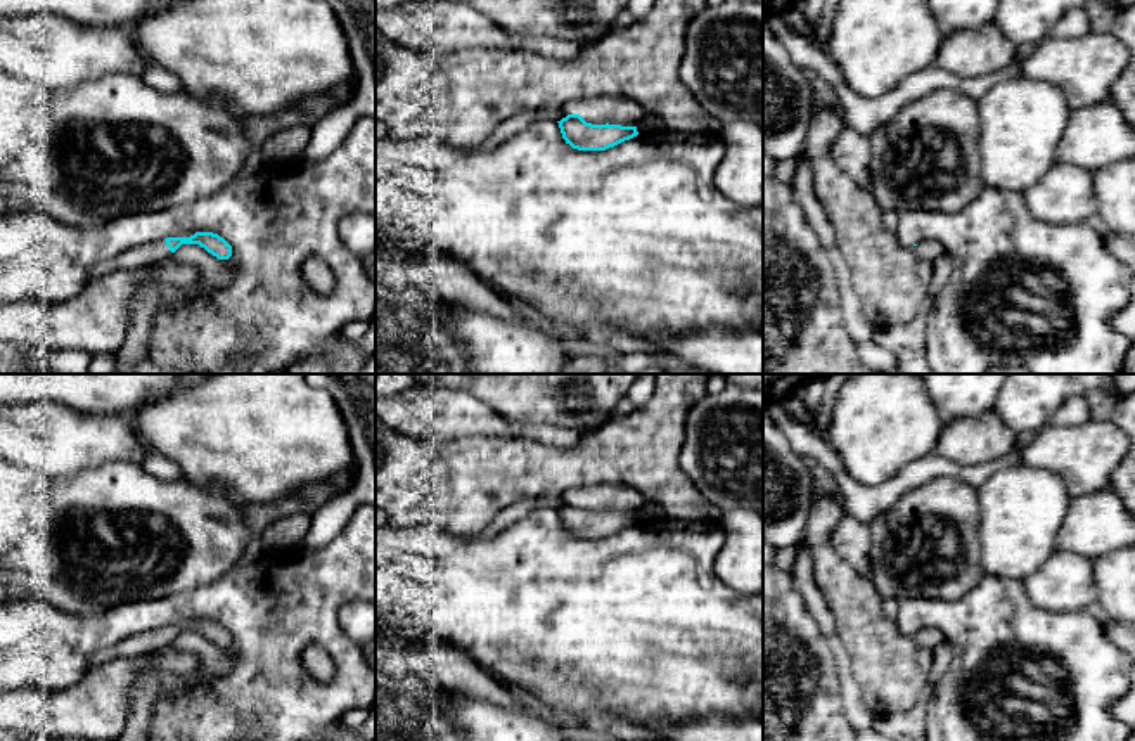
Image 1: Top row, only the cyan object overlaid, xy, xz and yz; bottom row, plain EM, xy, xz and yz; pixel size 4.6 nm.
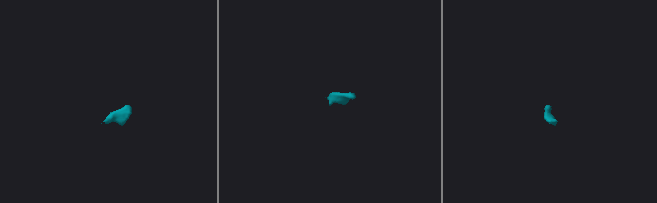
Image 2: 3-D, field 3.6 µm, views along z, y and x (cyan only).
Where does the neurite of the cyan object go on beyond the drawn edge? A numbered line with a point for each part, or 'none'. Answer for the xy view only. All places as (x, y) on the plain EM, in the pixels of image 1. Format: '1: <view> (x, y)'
1: xy (146, 643)

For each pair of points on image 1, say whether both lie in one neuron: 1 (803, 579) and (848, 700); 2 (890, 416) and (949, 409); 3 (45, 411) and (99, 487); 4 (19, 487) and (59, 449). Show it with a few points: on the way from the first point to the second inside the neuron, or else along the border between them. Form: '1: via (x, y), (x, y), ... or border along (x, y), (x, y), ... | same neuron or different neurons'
1: via (819, 608), (841, 655), (843, 670) | same neuron
2: border along (926, 392), (943, 423) | different neurons
3: border along (125, 459), (96, 464), (78, 473), (54, 478) | different neurons
4: border along (18, 464), (47, 478) | different neurons

